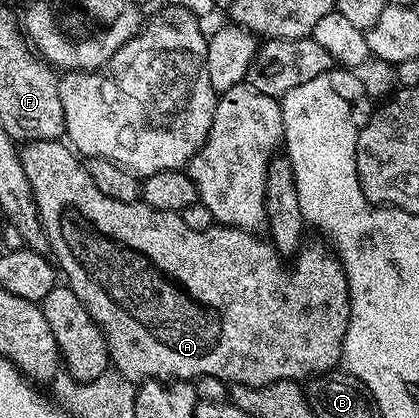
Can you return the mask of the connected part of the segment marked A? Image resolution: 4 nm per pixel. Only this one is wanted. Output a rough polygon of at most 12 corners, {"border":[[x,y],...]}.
{"border":[[21,149],[53,263],[124,379],[302,382],[350,291],[307,243],[108,198]]}

